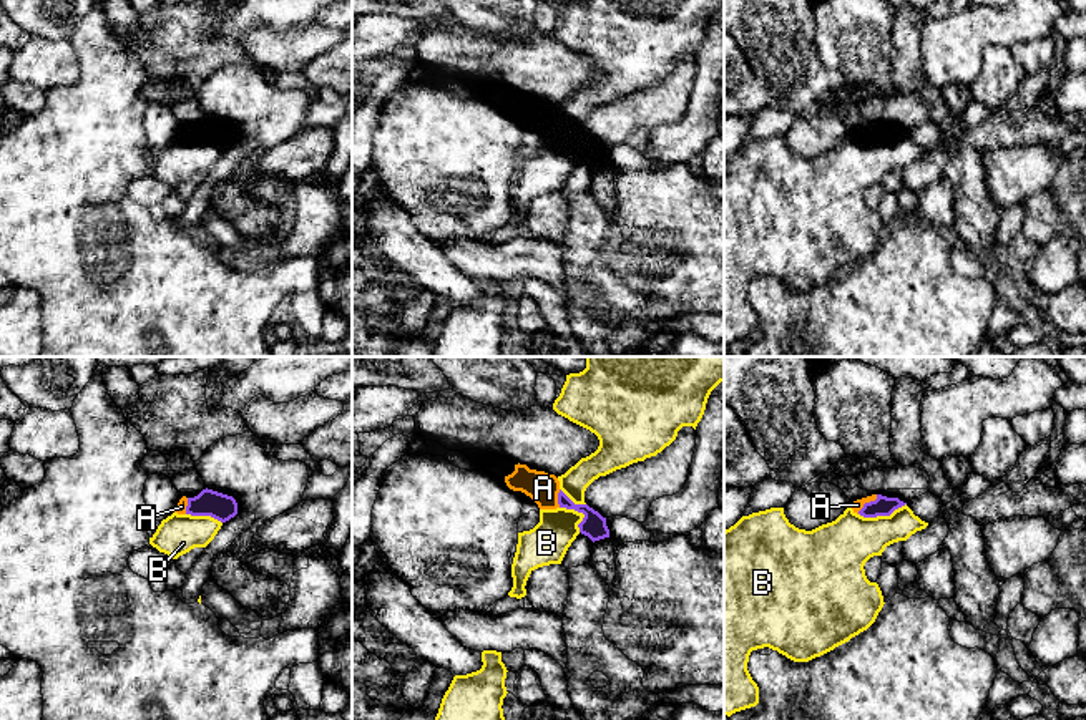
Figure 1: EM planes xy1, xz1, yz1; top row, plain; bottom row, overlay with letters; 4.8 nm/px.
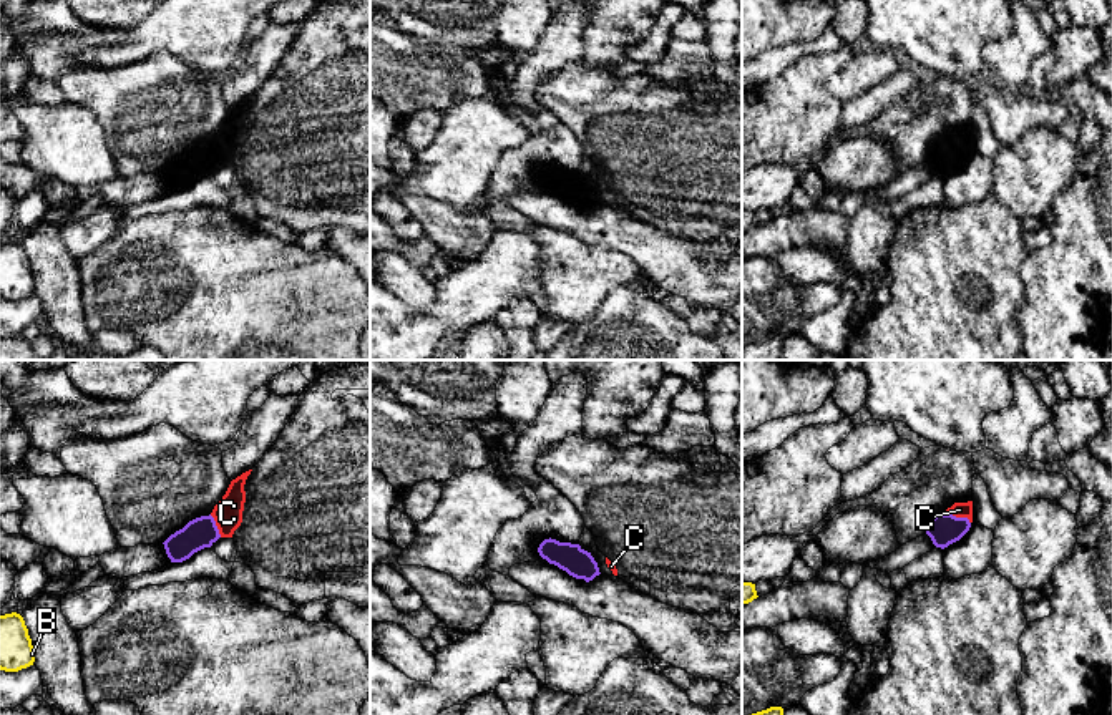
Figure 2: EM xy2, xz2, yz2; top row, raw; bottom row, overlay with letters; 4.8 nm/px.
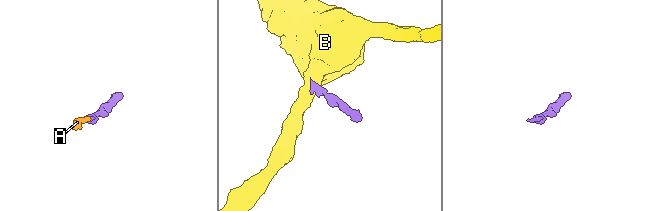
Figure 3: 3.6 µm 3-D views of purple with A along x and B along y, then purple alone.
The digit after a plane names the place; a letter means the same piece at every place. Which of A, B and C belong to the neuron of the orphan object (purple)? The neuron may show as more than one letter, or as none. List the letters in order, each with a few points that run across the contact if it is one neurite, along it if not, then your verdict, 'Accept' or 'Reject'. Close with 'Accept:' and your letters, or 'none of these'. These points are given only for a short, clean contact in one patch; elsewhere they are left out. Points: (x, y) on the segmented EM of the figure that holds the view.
A: Line: yz1 (882, 506), (867, 503), (857, 505). Accept
B: Line: yz1 (905, 503), (889, 515), (859, 515). Reject
C: Line: yz2 (943, 530), (955, 516), (960, 510). Accept
Accept: A, C

